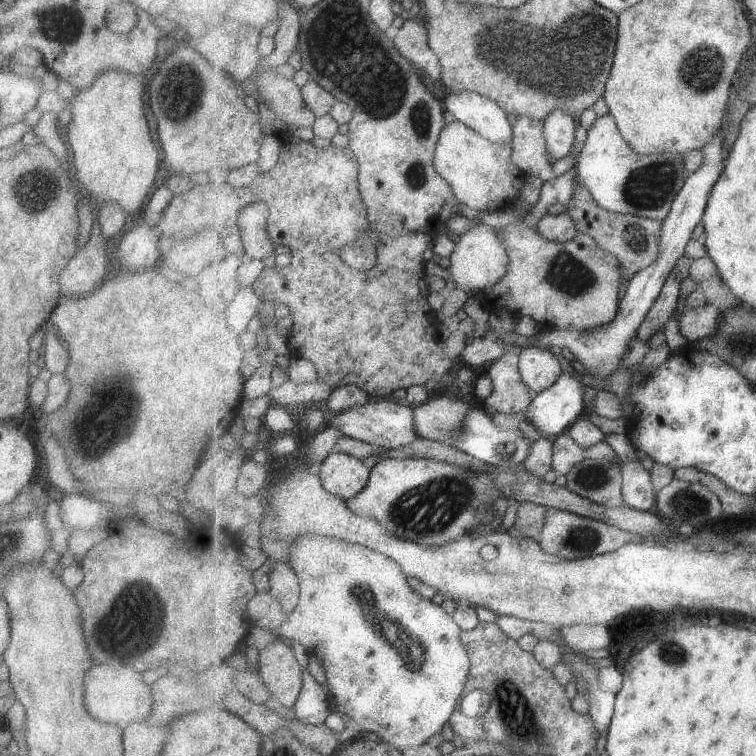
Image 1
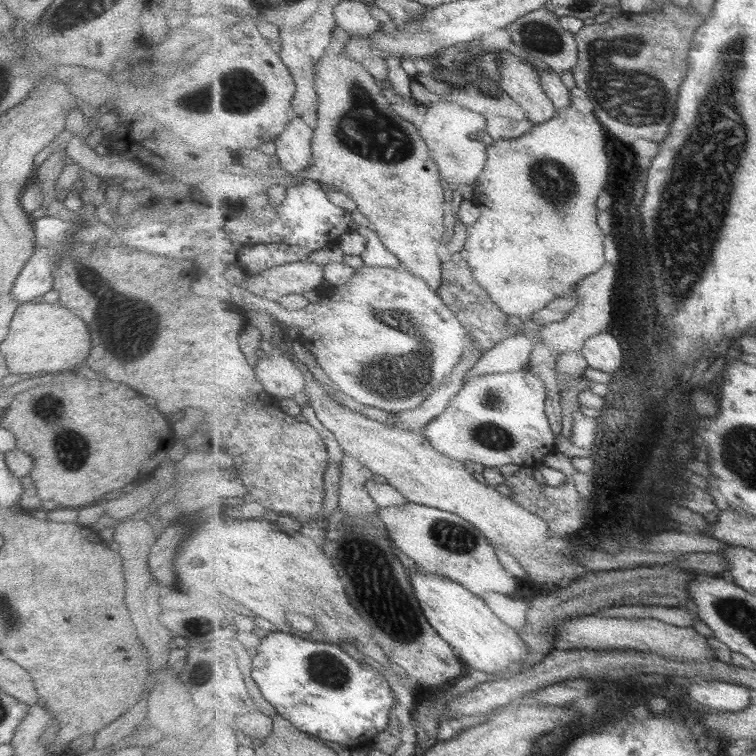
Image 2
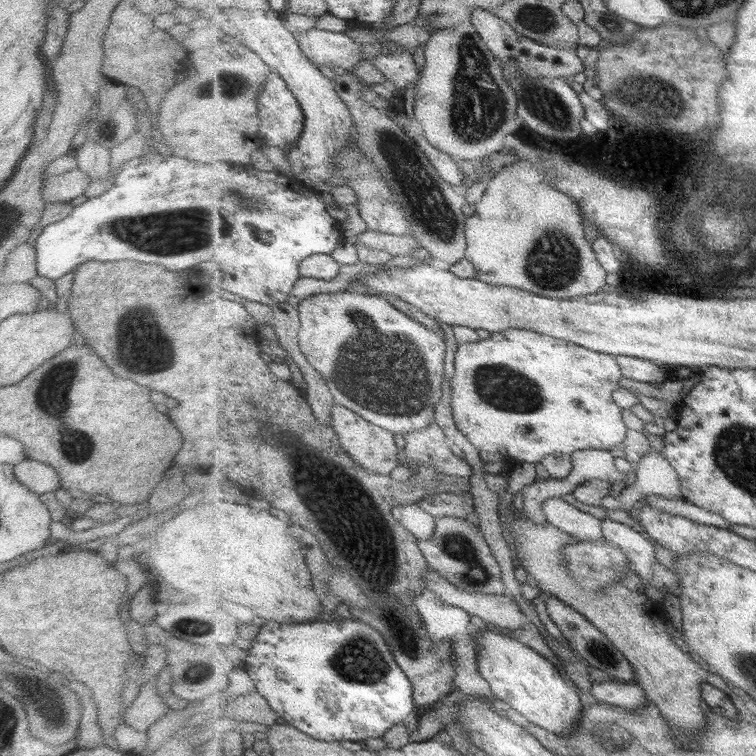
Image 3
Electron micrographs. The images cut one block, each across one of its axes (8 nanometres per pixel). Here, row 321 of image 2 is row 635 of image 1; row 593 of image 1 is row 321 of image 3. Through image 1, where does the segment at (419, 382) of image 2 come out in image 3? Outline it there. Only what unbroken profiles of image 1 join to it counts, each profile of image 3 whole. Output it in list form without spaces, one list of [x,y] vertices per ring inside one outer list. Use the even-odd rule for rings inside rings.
[[[363,292],[324,293],[302,299],[300,313],[300,349],[326,380],[336,404],[360,414],[371,424],[394,434],[423,430],[435,422],[435,406],[445,387],[445,342],[441,334],[411,320],[385,296]]]

